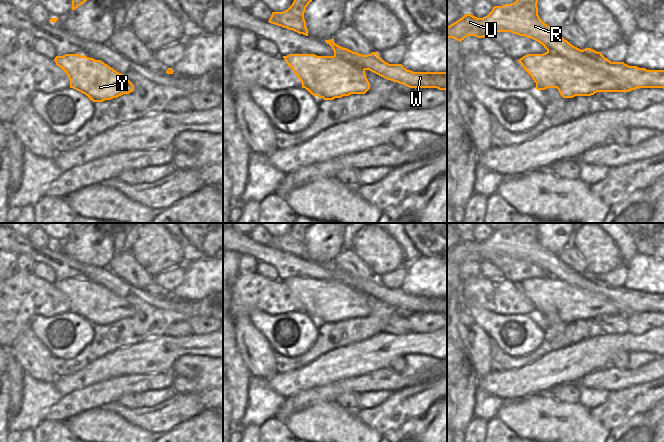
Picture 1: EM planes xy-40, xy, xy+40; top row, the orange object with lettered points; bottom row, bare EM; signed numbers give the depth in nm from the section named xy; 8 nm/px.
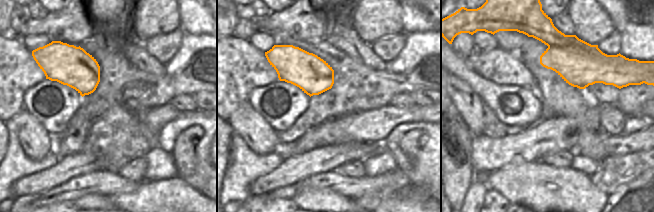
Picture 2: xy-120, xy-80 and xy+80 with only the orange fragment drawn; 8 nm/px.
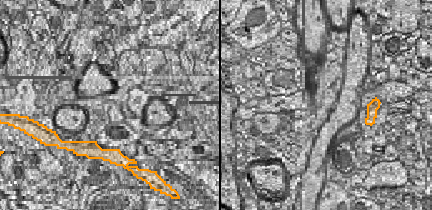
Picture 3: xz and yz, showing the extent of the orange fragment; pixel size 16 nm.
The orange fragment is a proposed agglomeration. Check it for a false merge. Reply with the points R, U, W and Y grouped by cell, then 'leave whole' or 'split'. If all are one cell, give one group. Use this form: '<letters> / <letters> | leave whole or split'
R U W / Y | split

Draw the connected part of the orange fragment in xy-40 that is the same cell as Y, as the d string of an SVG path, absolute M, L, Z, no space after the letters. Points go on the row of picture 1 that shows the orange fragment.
M65 54L54 59L70 79L70 88L85 94L93 102L103 102L134 91L123 74L101 60L79 54Z

